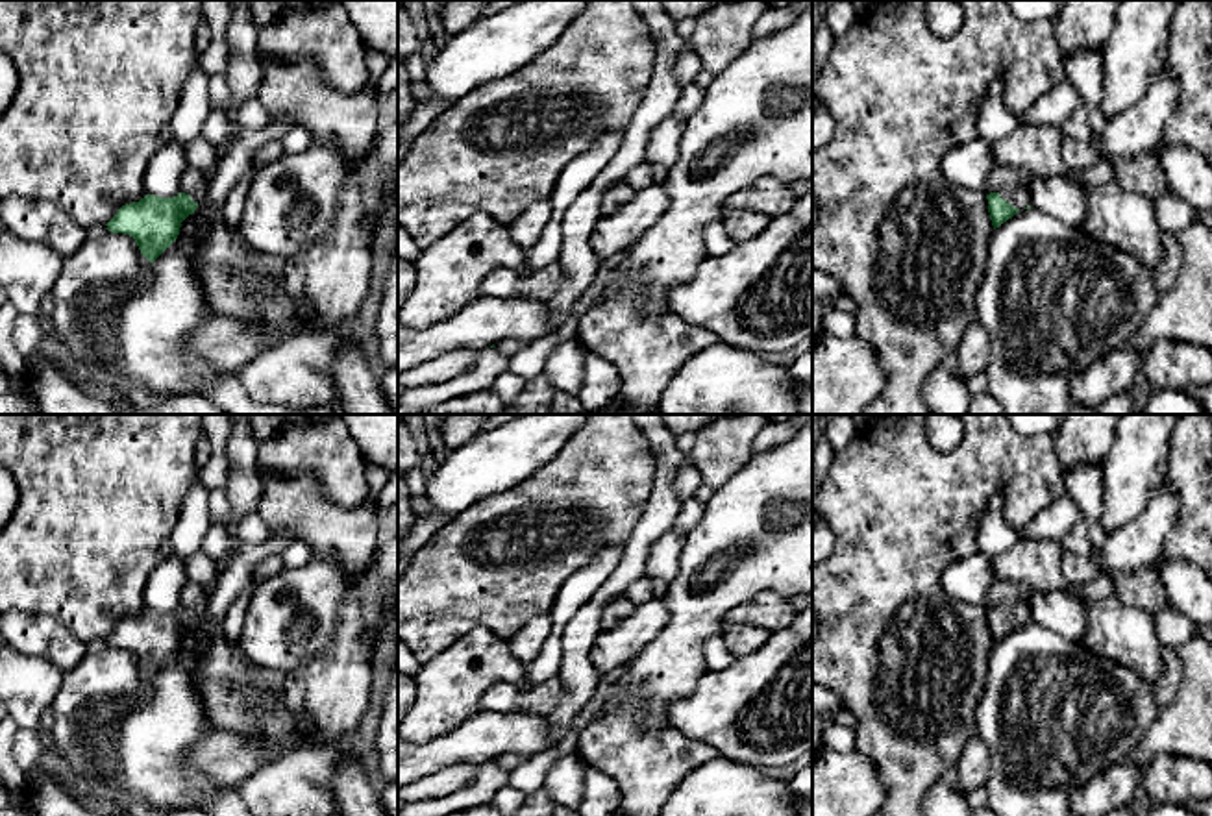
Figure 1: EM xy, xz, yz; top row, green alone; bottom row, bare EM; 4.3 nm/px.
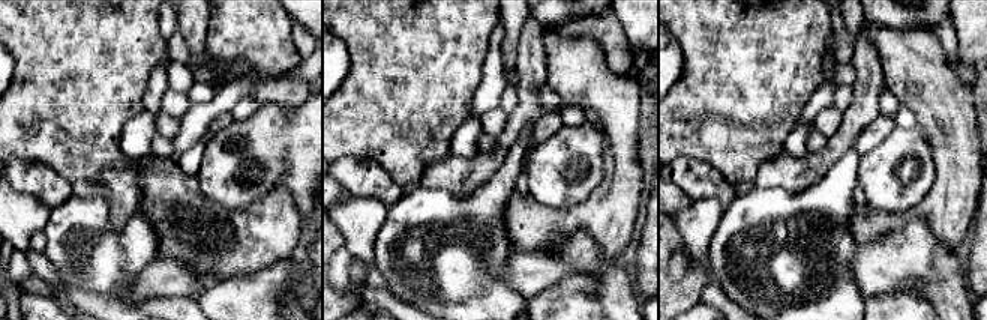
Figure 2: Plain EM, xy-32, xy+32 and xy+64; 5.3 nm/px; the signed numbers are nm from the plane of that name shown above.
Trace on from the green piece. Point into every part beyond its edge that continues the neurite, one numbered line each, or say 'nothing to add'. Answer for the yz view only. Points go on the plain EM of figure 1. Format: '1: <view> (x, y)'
1: yz (1018, 611)

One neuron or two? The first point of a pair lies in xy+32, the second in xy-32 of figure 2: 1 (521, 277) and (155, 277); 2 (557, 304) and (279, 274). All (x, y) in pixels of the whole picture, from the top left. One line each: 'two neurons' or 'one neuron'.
1: one neuron
2: one neuron

